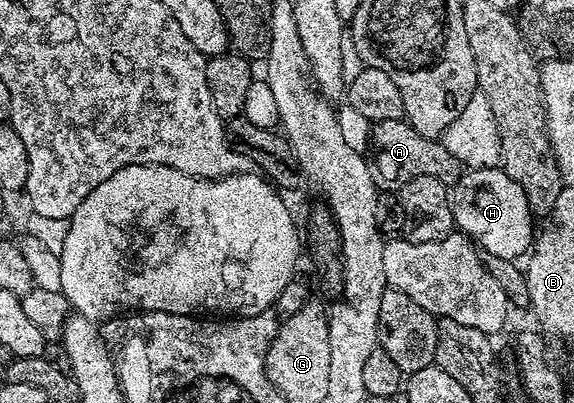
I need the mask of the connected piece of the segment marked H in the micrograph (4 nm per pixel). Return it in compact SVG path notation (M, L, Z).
M503 168L465 171L460 181L451 185L450 199L455 227L483 251L516 262L520 260L520 255L523 257L531 249L534 243L534 217L528 205L528 196Z

